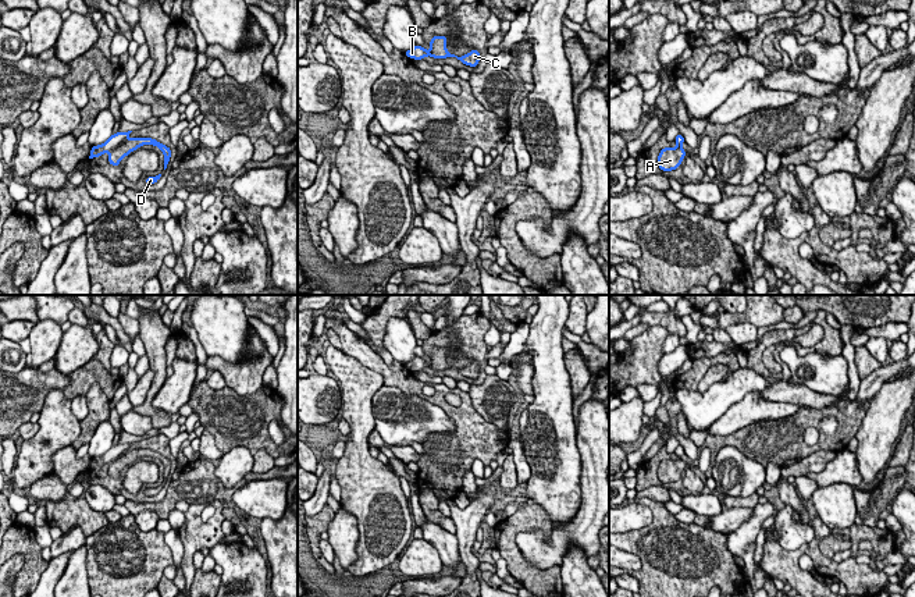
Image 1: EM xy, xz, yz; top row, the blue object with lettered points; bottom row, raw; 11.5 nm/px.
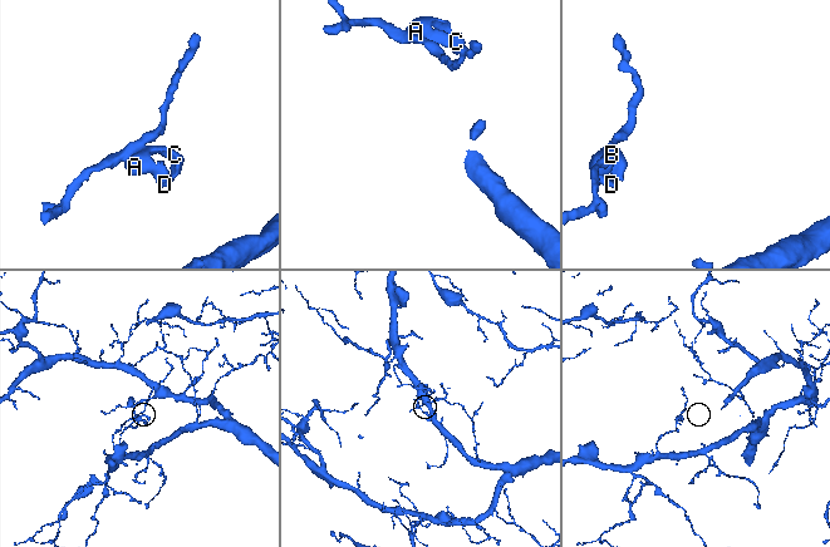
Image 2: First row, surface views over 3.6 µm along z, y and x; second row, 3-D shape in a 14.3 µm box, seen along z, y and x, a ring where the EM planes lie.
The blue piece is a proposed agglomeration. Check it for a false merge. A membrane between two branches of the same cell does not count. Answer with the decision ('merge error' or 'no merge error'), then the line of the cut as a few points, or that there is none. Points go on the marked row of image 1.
merge error; cut in xy along (123, 141), (109, 150)

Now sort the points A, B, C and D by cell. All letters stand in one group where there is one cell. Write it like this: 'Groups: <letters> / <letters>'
Groups: A C D / B

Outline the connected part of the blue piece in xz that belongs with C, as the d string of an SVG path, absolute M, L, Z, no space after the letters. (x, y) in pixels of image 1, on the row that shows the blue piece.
M432 36L431 38L431 42L428 43L431 46L430 51L428 51L428 56L431 56L432 58L446 58L446 57L456 57L459 61L462 61L463 64L469 65L469 67L477 67L478 65L478 61L480 61L480 51L477 49L473 49L469 54L464 54L464 56L455 56L455 54L451 54L448 50L446 50L446 39L448 36Z

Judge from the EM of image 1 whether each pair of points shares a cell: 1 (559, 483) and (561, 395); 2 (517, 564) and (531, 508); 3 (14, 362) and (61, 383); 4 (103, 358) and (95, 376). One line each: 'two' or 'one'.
1: one
2: one
3: two
4: two

